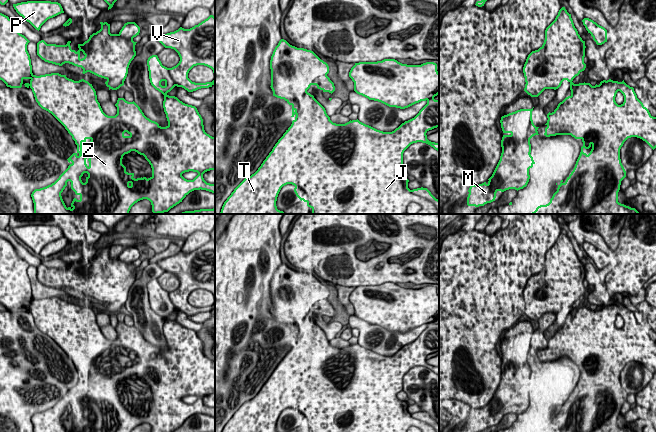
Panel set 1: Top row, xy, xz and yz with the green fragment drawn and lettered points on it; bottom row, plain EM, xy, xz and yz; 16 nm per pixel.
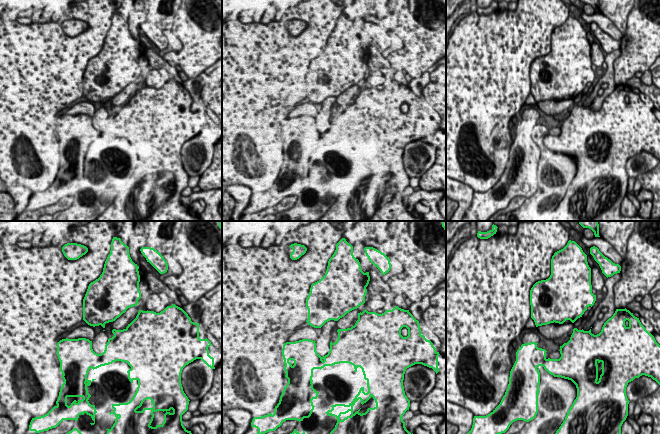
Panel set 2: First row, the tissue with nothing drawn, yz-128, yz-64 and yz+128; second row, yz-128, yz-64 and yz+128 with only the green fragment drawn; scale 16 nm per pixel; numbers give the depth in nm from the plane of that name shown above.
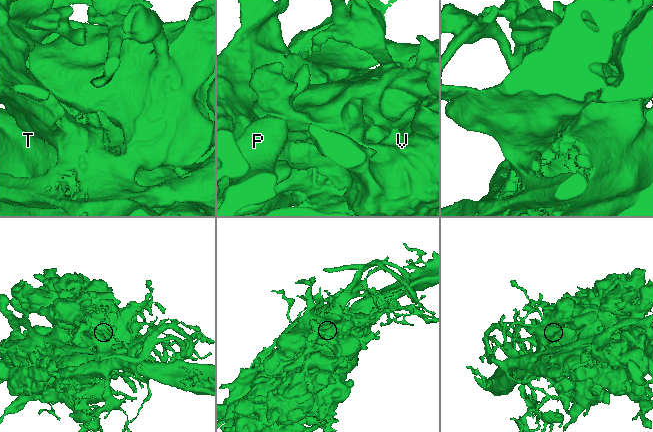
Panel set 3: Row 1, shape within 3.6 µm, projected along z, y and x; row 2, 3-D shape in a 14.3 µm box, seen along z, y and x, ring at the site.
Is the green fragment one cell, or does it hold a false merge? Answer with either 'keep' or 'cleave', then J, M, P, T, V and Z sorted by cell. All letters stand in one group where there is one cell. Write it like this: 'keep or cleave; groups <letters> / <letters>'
cleave; groups J P T V Z / M

